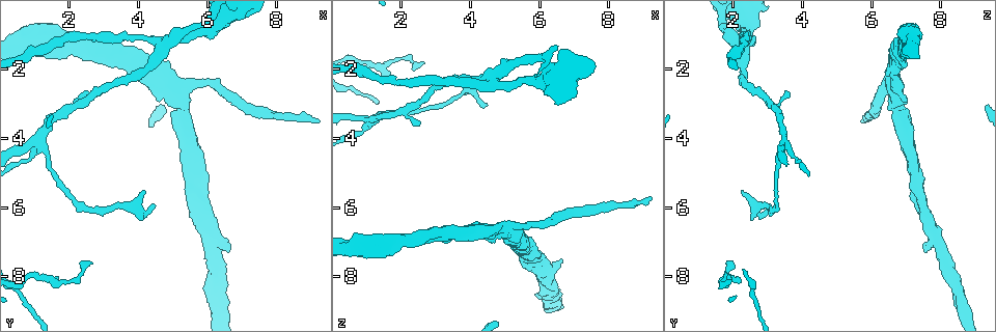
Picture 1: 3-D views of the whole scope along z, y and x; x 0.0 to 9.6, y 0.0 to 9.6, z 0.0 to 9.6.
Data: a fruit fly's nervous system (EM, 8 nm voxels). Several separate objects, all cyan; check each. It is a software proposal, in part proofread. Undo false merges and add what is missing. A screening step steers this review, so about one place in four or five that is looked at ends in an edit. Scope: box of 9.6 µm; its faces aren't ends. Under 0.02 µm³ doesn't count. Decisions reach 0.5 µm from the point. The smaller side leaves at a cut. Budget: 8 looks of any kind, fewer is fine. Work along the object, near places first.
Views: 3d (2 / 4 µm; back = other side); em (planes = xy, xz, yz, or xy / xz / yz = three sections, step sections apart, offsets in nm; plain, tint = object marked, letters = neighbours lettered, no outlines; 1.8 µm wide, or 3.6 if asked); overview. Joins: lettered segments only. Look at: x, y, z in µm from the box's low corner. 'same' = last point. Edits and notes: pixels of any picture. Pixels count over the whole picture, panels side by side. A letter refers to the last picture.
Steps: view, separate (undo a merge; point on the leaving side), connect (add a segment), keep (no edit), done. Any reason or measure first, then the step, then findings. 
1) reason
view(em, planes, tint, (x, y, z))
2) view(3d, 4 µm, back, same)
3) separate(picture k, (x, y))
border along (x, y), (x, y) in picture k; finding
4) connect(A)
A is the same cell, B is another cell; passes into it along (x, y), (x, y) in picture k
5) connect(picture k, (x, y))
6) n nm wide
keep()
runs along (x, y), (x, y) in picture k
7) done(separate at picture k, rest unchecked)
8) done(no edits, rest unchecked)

tapers out
view(3d, 4 µm, (2.65, 7.65, 1.80))

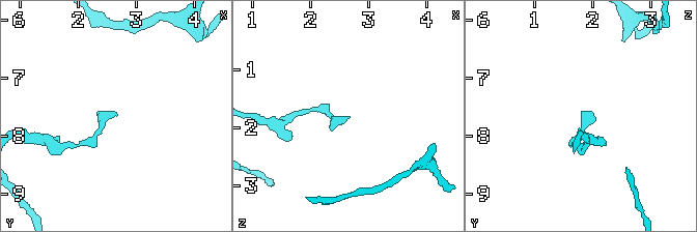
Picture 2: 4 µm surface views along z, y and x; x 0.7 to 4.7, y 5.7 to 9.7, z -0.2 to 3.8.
view(em, 3.6 µm, planes, letters, (2.65, 7.70, 1.80))

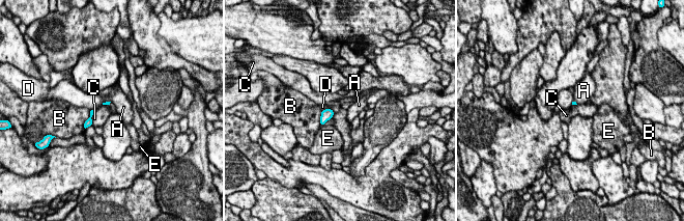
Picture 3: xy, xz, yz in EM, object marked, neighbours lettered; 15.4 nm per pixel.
keep()
A, B, C, D and E are other cells; no lettered segment goes on from it

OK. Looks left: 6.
sharp bend
view(em, planes, tint, (3.85, 6.00, 2.70))

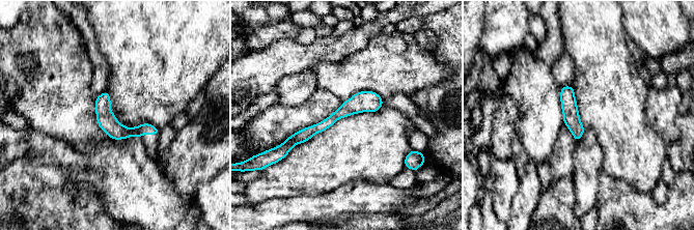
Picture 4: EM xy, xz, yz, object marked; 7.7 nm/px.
what lies round it
view(em, planes, letters, same)

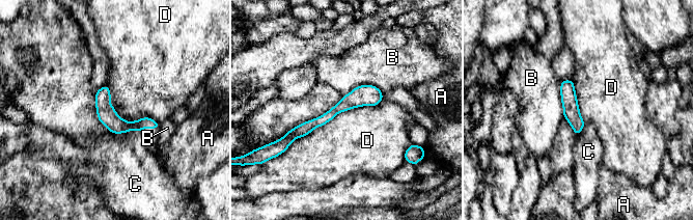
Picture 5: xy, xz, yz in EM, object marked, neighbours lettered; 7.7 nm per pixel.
keep()
A, B, C and D are other cells; runs along (380, 94), (360, 95), (289, 134) in picture 5; one cell here

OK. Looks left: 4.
sharp bend
view(3d, 2 µm, (4.70, 1.15, 2.40))

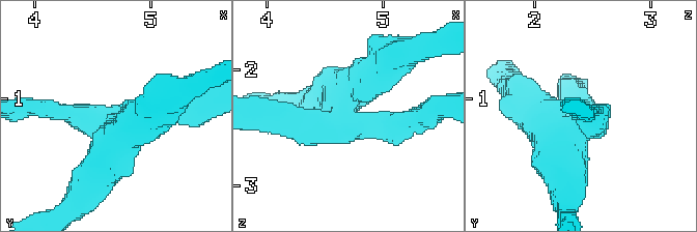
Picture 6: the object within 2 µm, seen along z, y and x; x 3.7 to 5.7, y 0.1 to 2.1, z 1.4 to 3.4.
4 arms
view(em, planes, letters, (4.72, 1.20, 2.48))

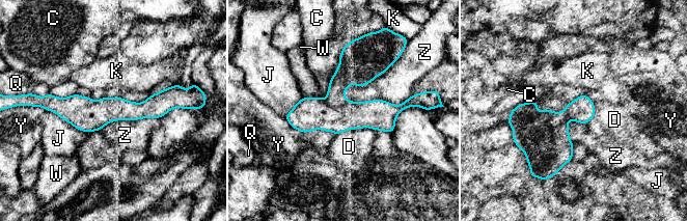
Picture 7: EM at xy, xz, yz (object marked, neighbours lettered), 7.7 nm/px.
Z touches over 500 nm
separate(picture 7, (345, 76))
C, D, J, K, Q, W, Y and Z are other cells; border along (324, 100), (331, 106), (348, 101) in picture 7; two cells meet here

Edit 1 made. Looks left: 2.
done(separate at picture 7, rest unchecked)

